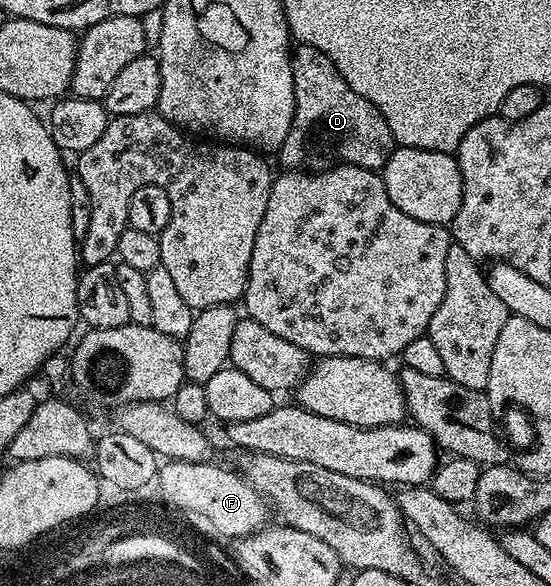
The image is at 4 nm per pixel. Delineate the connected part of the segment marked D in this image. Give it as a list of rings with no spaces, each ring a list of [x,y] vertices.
[[[296,44],[291,55],[293,71],[293,127],[285,135],[285,143],[277,151],[277,158],[287,171],[318,171],[329,163],[356,165],[382,170],[391,150],[396,148],[395,136],[385,123],[385,115],[369,103],[365,95],[357,95],[337,71],[333,59],[317,47]]]

